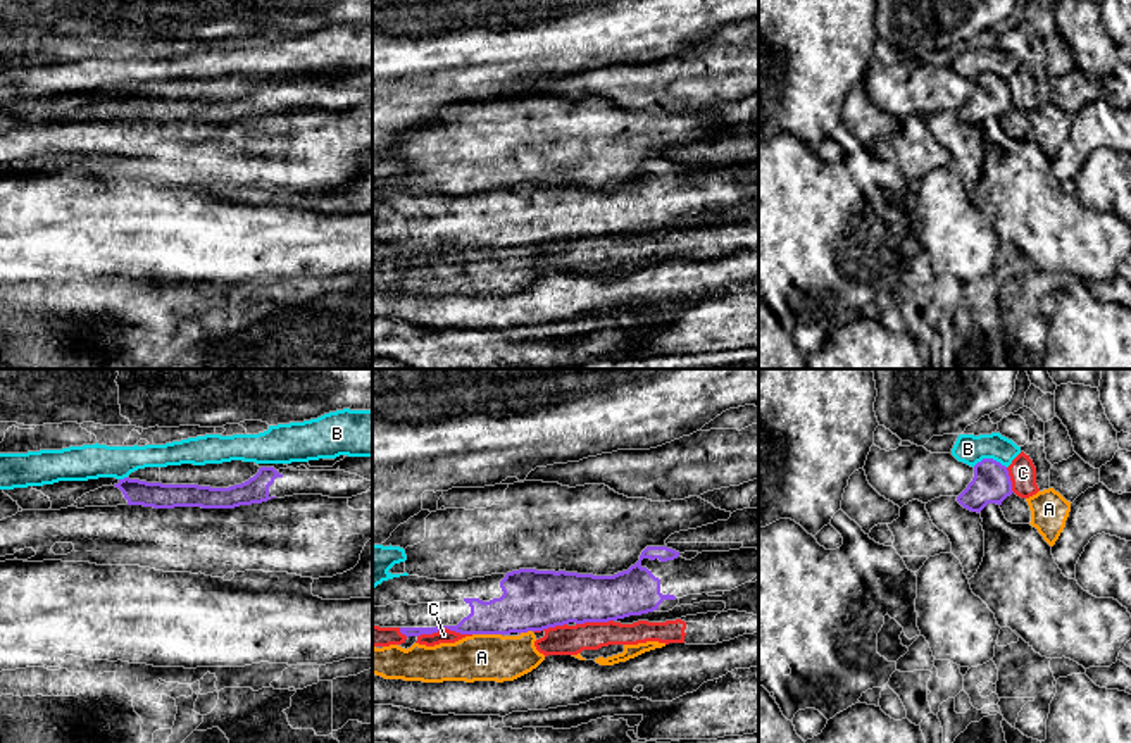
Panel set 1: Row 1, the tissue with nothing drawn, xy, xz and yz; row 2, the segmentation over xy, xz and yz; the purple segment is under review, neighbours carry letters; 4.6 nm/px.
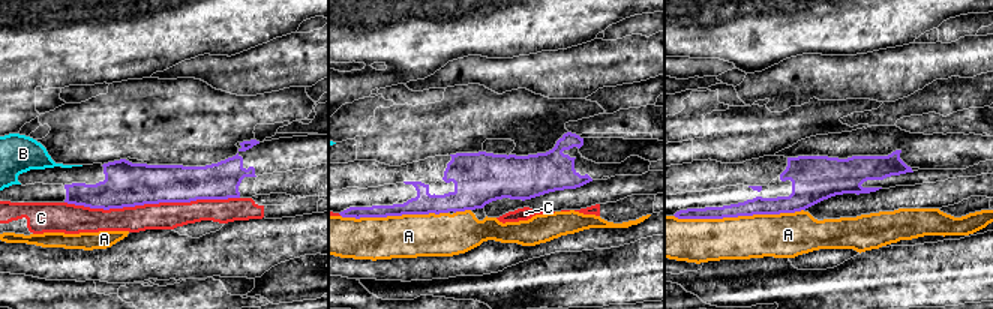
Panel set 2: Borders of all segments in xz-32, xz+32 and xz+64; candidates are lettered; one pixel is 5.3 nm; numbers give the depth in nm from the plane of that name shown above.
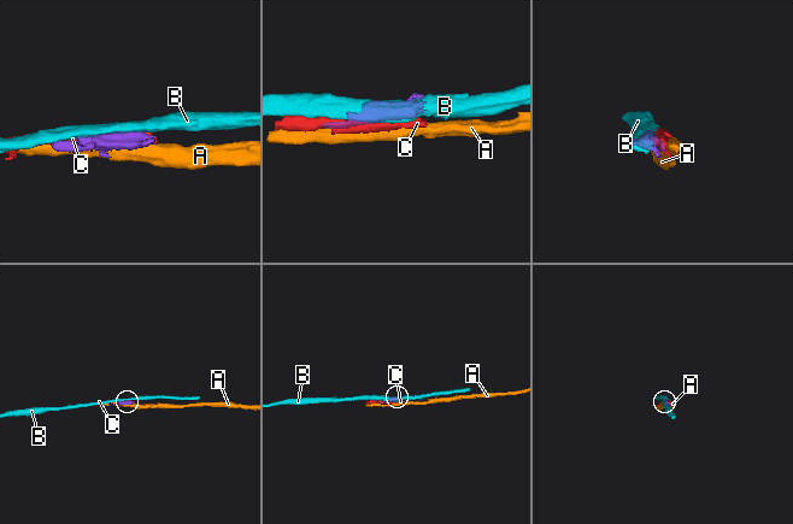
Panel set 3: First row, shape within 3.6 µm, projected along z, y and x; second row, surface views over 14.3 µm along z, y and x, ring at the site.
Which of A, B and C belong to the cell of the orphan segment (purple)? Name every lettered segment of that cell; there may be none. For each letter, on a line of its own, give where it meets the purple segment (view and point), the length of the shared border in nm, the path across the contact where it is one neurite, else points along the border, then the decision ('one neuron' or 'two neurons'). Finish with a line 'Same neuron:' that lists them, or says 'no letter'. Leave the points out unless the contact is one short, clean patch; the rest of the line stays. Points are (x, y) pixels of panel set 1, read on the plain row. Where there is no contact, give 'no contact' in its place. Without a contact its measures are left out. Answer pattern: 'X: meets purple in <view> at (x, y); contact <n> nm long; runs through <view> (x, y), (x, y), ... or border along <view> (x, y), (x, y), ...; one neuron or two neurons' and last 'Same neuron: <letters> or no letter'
A: meets purple in xz at (487, 247); contact 140 nm long; two neurons
B: meets purple in yz at (990, 73); contact 160 nm long; two neurons
C: meets purple in xz at (443, 240); contact 260 nm long; two neurons
Same neuron: no letter

